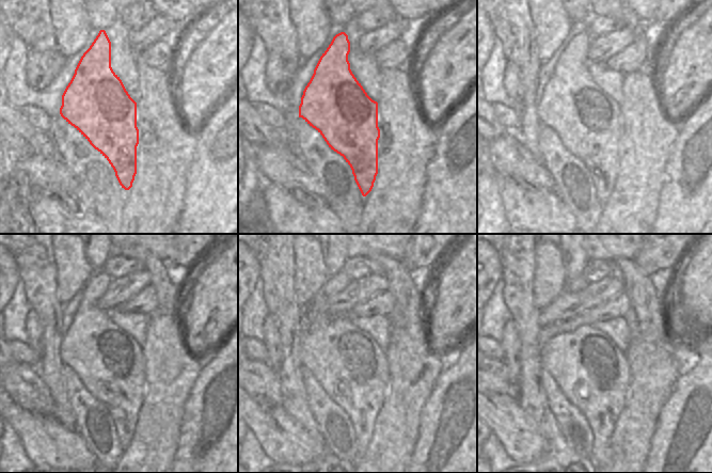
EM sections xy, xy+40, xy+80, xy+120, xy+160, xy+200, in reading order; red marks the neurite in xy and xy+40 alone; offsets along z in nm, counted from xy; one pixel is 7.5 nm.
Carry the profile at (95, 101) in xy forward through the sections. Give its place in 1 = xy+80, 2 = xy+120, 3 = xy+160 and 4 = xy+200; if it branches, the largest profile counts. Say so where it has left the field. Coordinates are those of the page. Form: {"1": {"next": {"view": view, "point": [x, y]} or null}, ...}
{"1": {"next": {"view": "xy+80", "point": [586, 119]}}, "2": {"next": {"view": "xy+120", "point": [110, 363]}}, "3": {"next": {"view": "xy+160", "point": [352, 369]}}, "4": {"next": {"view": "xy+200", "point": [594, 374]}}}

